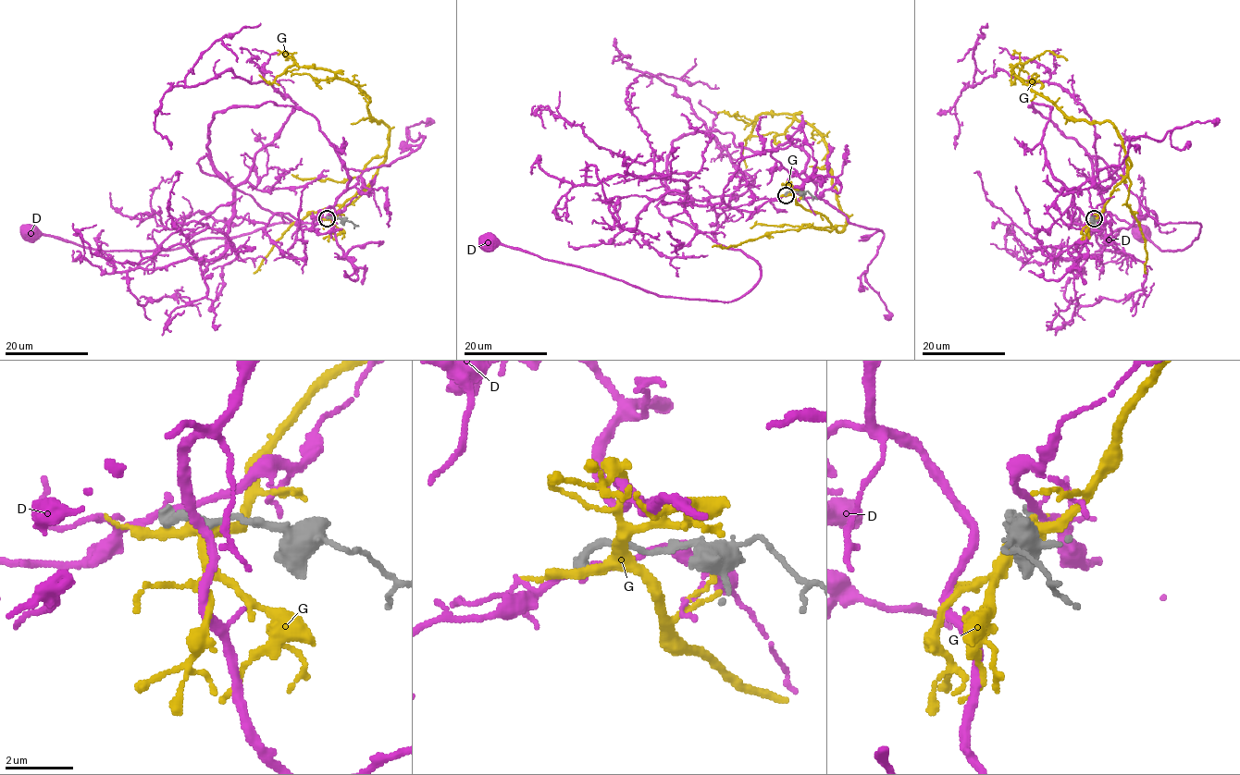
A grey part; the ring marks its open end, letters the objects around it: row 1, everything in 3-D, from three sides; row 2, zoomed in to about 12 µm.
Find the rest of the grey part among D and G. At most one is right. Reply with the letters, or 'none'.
none

